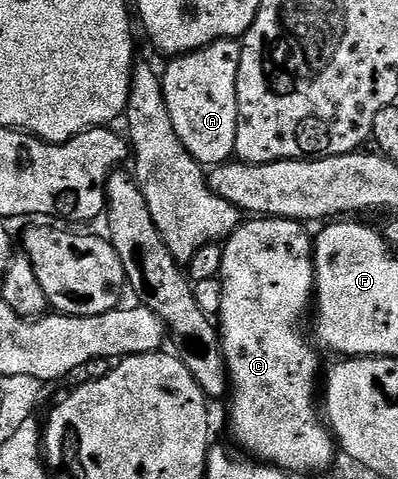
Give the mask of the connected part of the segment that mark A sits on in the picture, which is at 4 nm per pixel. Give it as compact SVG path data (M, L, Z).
M221 38L203 50L171 57L160 77L164 88L164 104L172 116L172 128L180 136L180 144L204 168L213 168L234 158L236 124L238 123L238 73L241 41Z

